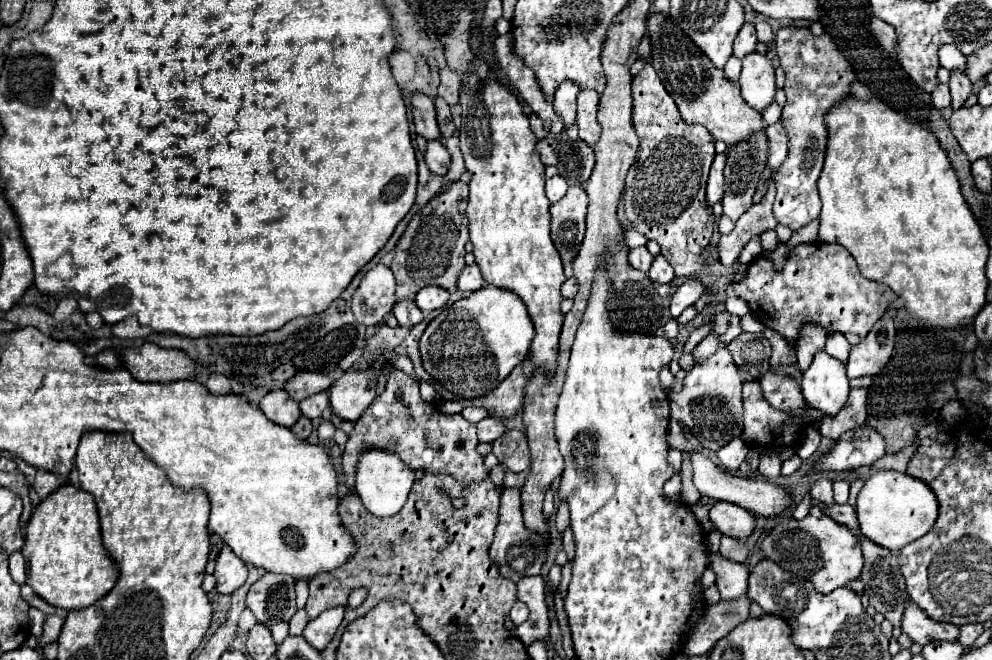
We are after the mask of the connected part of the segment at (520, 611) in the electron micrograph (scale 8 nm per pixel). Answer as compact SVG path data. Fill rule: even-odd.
M518 600L518 602L512 606L512 610L510 610L510 620L512 620L516 626L520 626L526 618L528 618L528 606Z

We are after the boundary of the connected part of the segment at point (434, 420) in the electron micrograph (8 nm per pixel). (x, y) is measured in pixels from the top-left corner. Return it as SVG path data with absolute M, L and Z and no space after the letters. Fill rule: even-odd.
M396 370L388 378L384 392L376 396L376 400L354 424L342 456L344 482L349 489L354 488L356 454L360 452L360 446L380 446L384 450L392 450L412 470L456 474L456 478L464 484L478 482L488 476L488 470L482 464L482 456L476 452L476 444L476 424L468 422L460 414L442 414L432 404L424 402L418 390L418 380L410 378L402 370Z

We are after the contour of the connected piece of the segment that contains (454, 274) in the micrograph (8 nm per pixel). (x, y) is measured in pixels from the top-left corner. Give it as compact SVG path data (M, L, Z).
M468 182L450 184L438 198L432 198L428 204L426 220L416 220L408 224L406 232L398 242L398 250L392 262L392 272L396 276L396 302L414 300L418 290L428 284L442 286L446 290L454 290L456 280L462 272L464 264L464 246L468 242L468 220L466 220L466 204L468 204Z

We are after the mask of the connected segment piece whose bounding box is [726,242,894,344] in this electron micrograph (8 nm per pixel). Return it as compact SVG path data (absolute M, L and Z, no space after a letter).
M824 242L796 246L780 272L772 266L750 264L744 280L732 282L726 294L744 298L756 320L782 334L788 342L796 342L798 328L804 322L818 322L828 332L842 332L850 344L858 344L894 300L888 286L860 274L846 248Z

